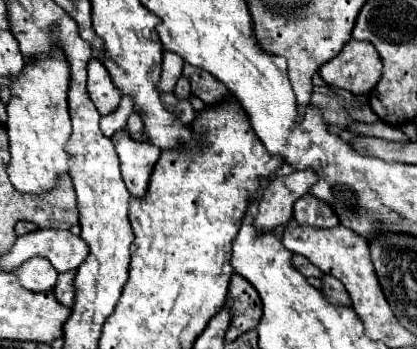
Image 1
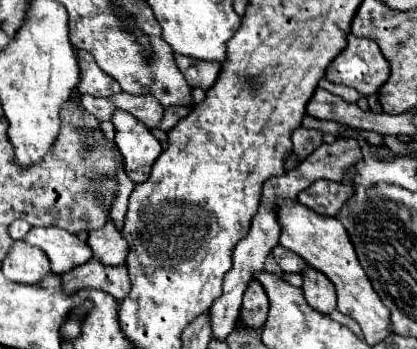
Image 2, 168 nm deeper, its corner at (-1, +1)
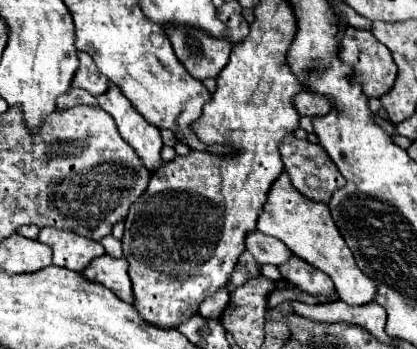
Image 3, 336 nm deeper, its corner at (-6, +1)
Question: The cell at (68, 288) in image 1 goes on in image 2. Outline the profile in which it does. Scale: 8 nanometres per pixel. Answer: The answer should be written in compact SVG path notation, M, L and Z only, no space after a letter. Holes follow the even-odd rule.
M95 258L61 274L61 282L65 294L75 294L83 288L97 288L109 292L117 300L127 296L131 284L127 278L127 266L103 266Z

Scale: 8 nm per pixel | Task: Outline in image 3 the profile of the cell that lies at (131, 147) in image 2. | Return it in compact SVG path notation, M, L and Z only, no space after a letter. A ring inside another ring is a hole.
M112 84L108 86L108 92L96 96L96 102L102 110L106 110L118 126L120 136L136 150L136 154L142 158L144 164L148 164L150 170L156 170L162 164L160 150L162 150L162 138L160 130L152 124L148 124L124 98L120 86Z

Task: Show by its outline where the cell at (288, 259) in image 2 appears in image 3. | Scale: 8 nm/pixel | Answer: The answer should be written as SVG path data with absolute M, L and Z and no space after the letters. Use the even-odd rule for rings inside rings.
M258 230L246 236L246 250L256 258L260 264L284 264L292 256L292 252L276 238L266 236Z

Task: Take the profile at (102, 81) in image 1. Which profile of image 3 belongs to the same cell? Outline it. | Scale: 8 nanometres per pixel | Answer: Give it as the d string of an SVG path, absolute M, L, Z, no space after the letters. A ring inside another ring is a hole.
M78 52L78 60L80 60L80 64L78 64L78 70L72 78L72 86L88 90L92 96L104 94L108 90L110 82L108 82L108 78L104 78L104 74L100 74L100 70L96 70L92 56Z

